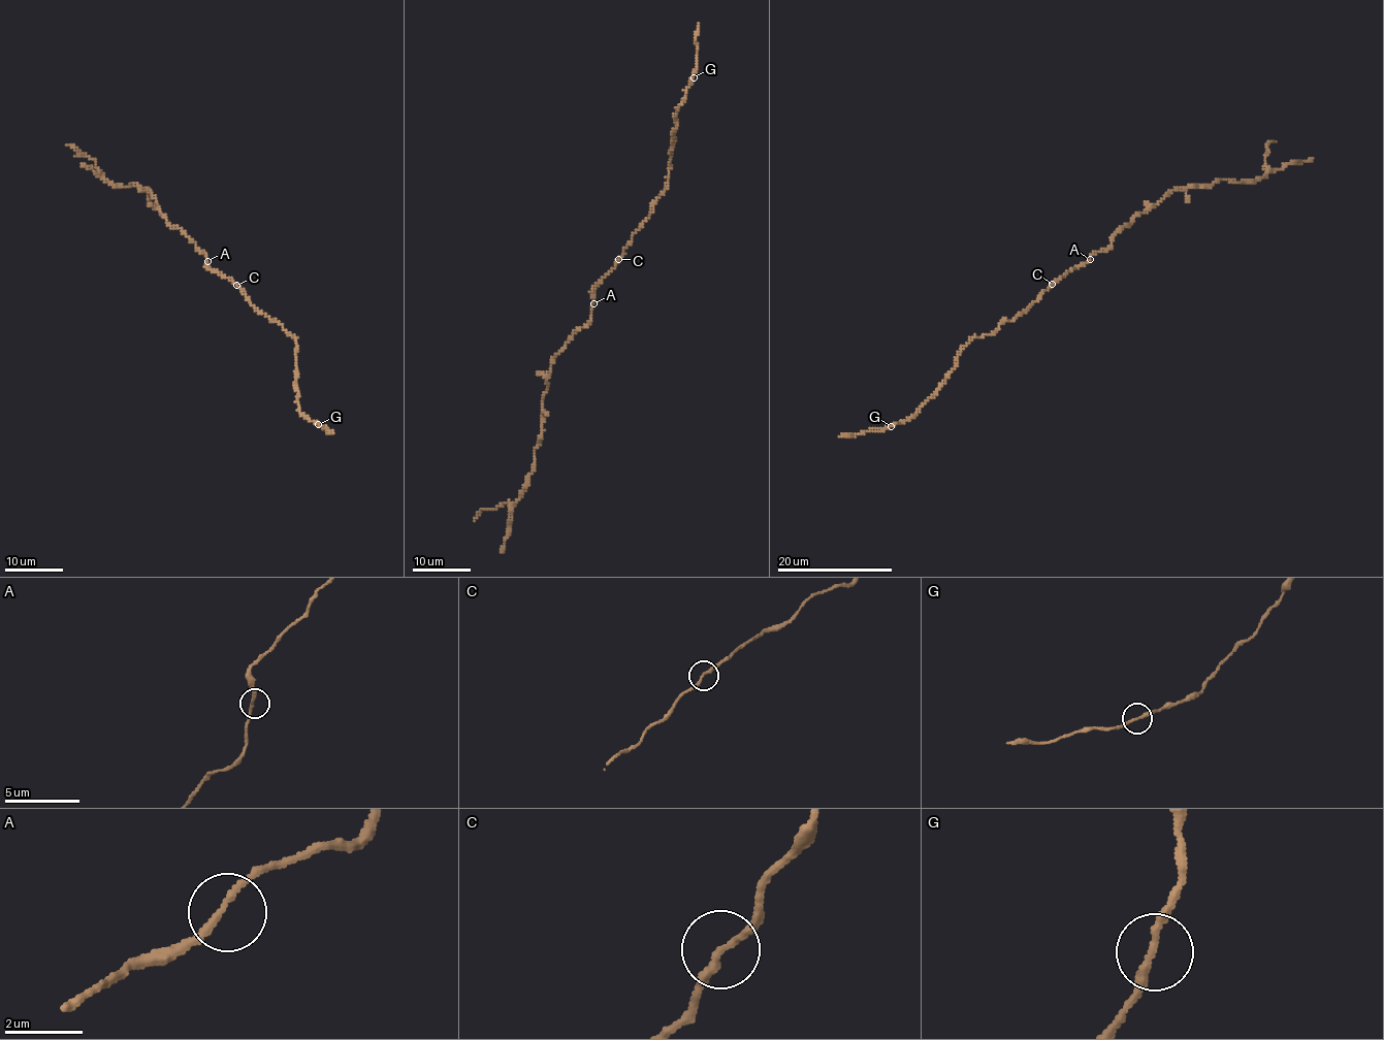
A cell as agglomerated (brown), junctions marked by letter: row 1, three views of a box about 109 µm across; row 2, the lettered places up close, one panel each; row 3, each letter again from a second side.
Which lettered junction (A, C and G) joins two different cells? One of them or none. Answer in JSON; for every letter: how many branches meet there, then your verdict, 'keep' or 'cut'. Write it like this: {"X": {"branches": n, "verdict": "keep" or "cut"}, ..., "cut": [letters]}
{"A": {"branches": 2, "verdict": "keep"}, "C": {"branches": 2, "verdict": "keep"}, "G": {"branches": 2, "verdict": "keep"}, "cut": []}

